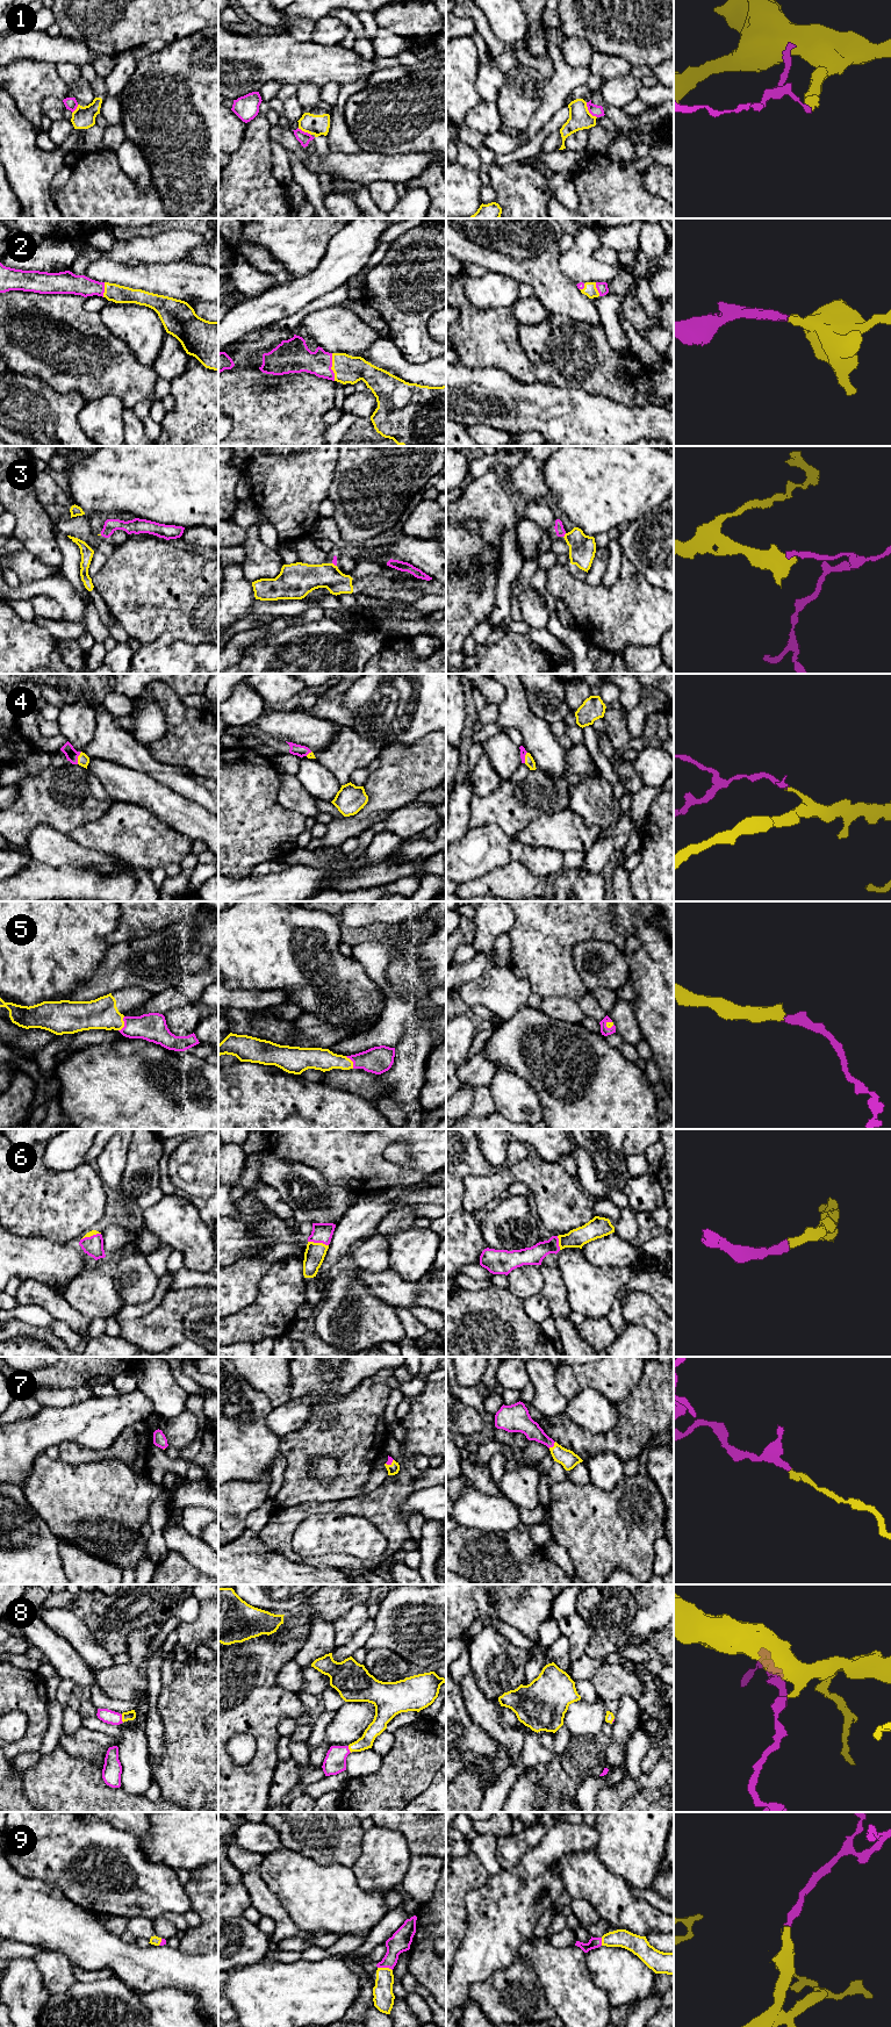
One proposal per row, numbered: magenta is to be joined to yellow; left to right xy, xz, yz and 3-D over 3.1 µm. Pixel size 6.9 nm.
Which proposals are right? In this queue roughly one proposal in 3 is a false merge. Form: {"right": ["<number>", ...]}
{"right": ["2", "4", "5", "6", "7", "8", "9"]}

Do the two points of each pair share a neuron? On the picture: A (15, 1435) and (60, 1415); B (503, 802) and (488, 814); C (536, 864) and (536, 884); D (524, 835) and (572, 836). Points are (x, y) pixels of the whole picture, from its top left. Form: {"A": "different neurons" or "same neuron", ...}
{"A": "same neuron", "B": "same neuron", "C": "different neurons", "D": "same neuron"}

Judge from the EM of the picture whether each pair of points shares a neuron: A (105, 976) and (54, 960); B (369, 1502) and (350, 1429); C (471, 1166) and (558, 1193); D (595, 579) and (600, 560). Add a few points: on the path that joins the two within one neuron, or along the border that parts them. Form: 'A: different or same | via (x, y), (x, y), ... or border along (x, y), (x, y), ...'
A: different | border along (106, 948), (105, 955), (95, 970), (73, 991)
B: different | border along (360, 1494), (346, 1500), (333, 1501)
C: different | border along (500, 1169), (488, 1174), (468, 1174), (466, 1177)
D: same | via (595, 574), (600, 565)

